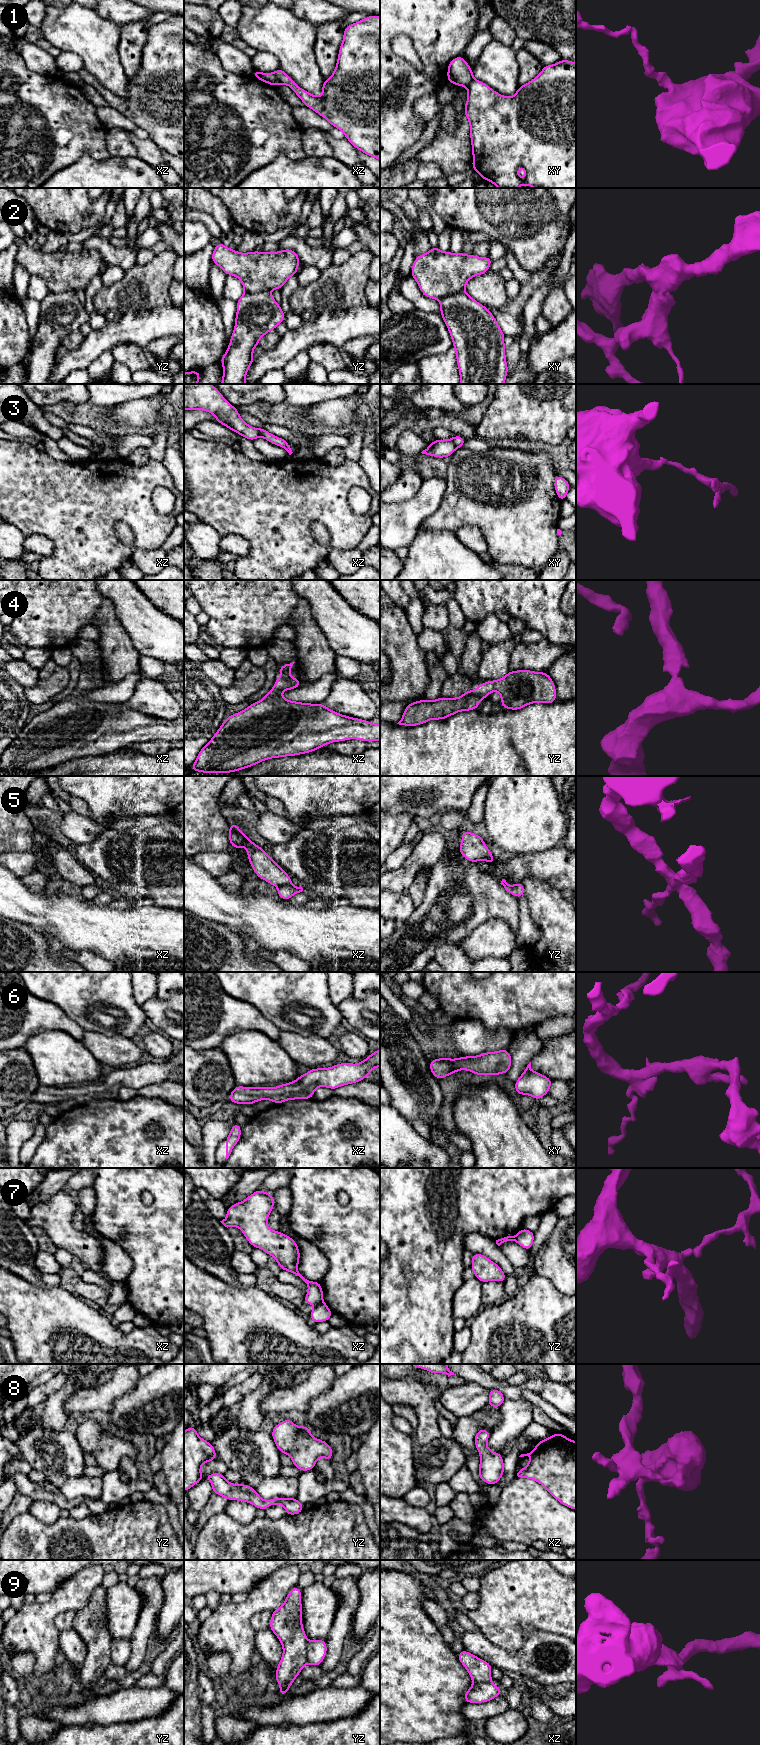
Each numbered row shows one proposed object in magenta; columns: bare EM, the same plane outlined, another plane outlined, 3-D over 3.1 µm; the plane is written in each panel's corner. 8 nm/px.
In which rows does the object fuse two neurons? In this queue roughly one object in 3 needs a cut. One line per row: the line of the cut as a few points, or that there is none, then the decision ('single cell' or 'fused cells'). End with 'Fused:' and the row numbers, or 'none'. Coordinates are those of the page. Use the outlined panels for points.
1: cut in xz along (273, 73), (280, 83); fused cells
2: cut in xy along (463, 290), (439, 299); fused cells
3: cut in xy along (451, 439), (457, 447); fused cells
4: cut in xz along (280, 675), (288, 677); fused cells
5: no cut; single cell
6: no cut; single cell
7: cut in xz along (322, 1301), (316, 1305); fused cells
8: no cut; single cell
9: cut in yz along (308, 1641), (306, 1646), (306, 1662); fused cells
Fused: 1, 2, 3, 4, 7, 9

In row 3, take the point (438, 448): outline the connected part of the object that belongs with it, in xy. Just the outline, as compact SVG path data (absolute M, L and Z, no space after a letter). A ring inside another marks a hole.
M435 439L430 445L421 453L437 458L446 458L451 456L457 449L452 439Z

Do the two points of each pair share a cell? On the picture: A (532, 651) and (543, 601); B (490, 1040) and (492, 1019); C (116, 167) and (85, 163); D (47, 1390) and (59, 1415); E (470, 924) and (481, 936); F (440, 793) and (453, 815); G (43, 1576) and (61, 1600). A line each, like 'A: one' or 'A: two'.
A: two
B: two
C: one
D: two
E: two
F: two
G: two

